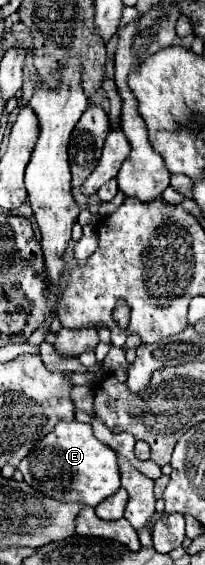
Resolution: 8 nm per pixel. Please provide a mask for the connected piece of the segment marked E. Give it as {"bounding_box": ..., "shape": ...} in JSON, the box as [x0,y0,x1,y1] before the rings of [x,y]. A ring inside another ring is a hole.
{"bounding_box":[19,421,121,507],"shape":[[[61,421],[47,433],[33,451],[21,461],[19,471],[25,481],[47,497],[59,501],[79,501],[89,507],[99,505],[121,487],[121,471],[113,449],[103,445],[91,431],[91,425],[79,421]]]}

